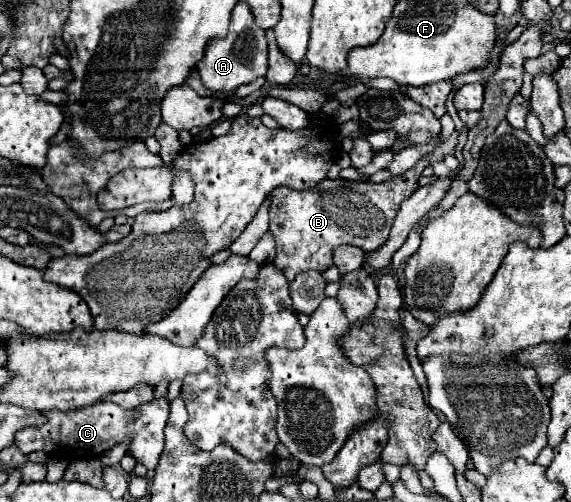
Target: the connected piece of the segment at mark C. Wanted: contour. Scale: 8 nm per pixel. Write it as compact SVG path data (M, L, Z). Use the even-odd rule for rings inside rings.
M154 398L150 402L144 402L132 410L124 410L122 406L114 406L114 402L98 402L96 406L88 406L84 410L50 410L44 416L48 422L40 428L24 428L16 433L16 446L24 452L46 452L56 458L64 460L78 460L78 458L92 458L100 456L106 450L118 446L124 442L124 438L132 438L128 444L128 452L132 458L146 468L154 470L160 458L160 452L164 450L164 426L168 420L170 406L164 398ZM138 414L138 418L134 418Z

